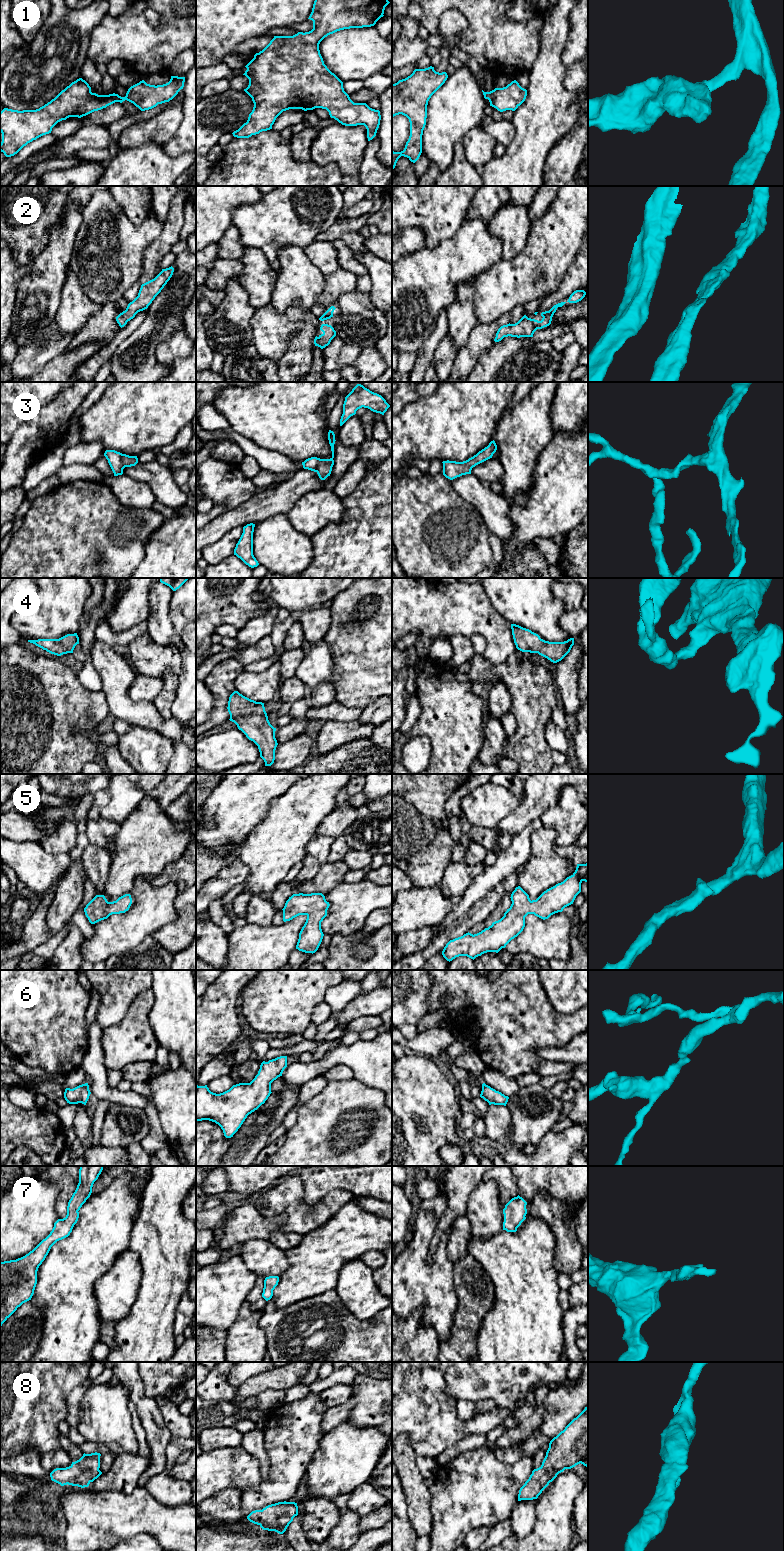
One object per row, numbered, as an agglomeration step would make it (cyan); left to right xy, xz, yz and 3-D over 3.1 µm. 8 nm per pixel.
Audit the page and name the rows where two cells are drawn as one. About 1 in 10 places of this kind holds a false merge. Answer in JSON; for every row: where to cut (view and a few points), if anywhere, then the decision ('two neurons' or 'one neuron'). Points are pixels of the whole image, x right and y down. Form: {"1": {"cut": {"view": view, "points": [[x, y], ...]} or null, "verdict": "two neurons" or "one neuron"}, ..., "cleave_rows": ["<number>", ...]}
{"1": {"cut": null, "verdict": "one neuron"}, "2": {"cut": null, "verdict": "one neuron"}, "3": {"cut": null, "verdict": "one neuron"}, "4": {"cut": null, "verdict": "one neuron"}, "5": {"cut": null, "verdict": "one neuron"}, "6": {"cut": null, "verdict": "one neuron"}, "7": {"cut": null, "verdict": "one neuron"}, "8": {"cut": null, "verdict": "one neuron"}, "cleave_rows": []}

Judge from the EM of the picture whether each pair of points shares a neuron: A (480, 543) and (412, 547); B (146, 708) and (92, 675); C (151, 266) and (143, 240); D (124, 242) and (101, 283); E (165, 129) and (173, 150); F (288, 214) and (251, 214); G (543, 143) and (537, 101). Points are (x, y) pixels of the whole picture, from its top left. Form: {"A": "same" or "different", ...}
{"A": "same", "B": "different", "C": "different", "D": "same", "E": "different", "F": "same", "G": "same"}

